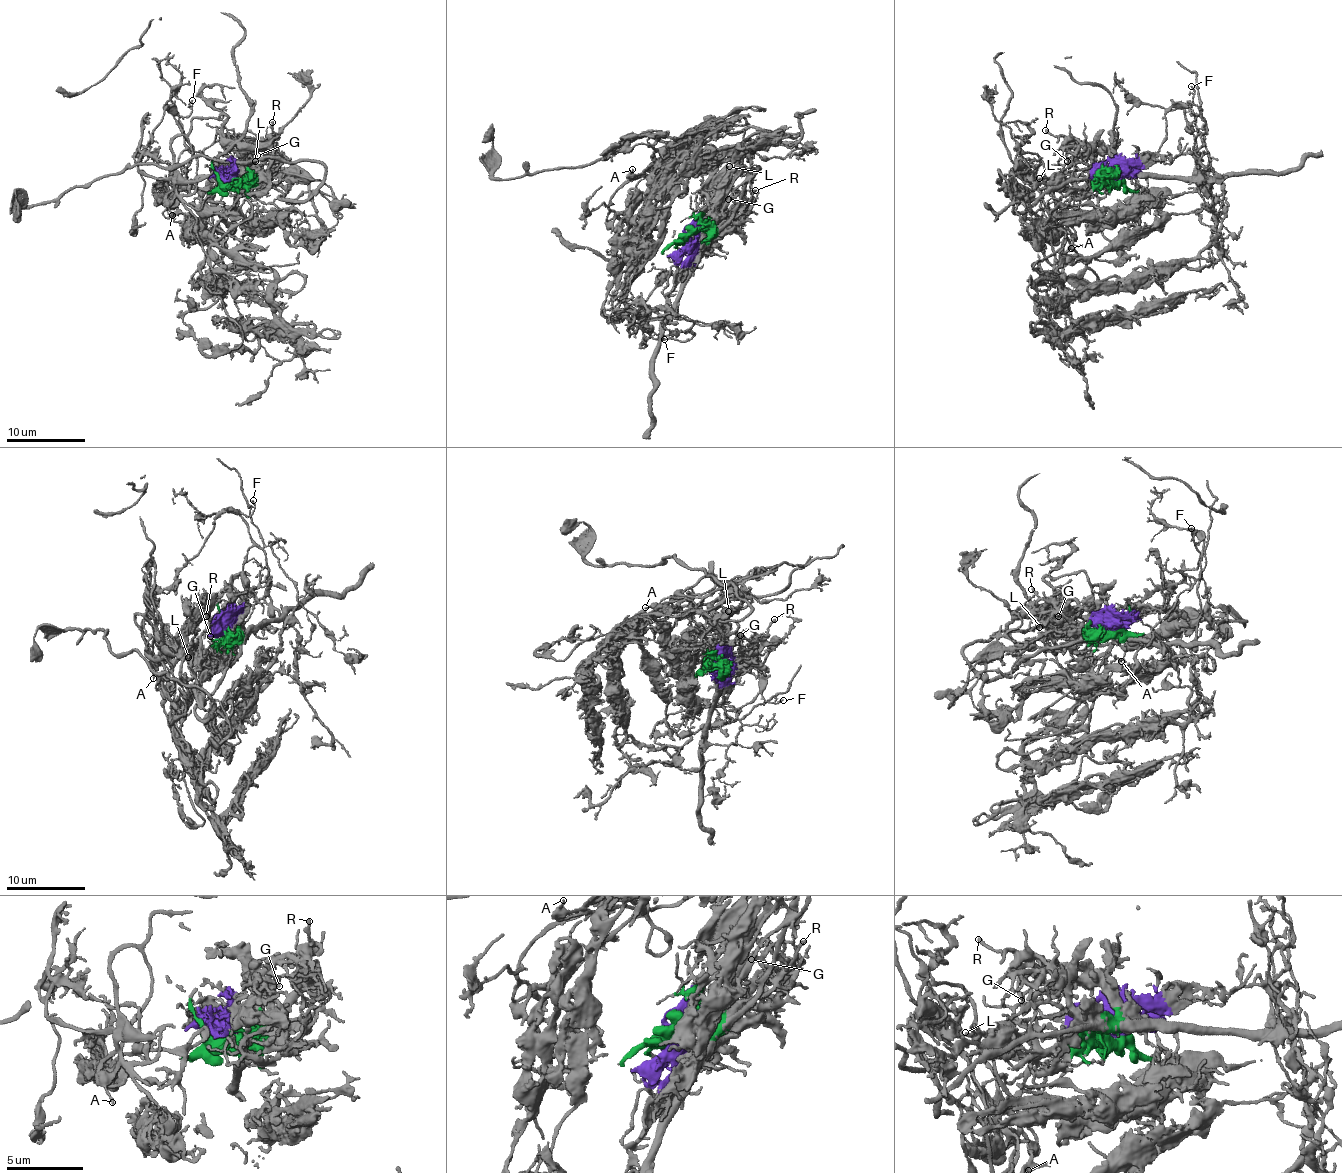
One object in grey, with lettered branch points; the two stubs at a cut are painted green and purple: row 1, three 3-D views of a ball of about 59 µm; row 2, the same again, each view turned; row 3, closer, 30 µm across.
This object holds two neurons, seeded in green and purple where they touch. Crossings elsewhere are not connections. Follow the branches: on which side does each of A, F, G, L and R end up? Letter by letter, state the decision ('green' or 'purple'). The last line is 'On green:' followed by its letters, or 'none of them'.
A: purple
F: purple
G: green
L: purple
R: green
On green: G, R

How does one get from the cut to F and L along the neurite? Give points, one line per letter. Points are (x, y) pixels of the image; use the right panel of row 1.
F: (1117, 180), (1144, 163), (1181, 154), (1189, 153), (1200, 169), (1208, 166), (1204, 136), (1191, 110), (1190, 85)
L: (1117, 180), (1113, 174), (1096, 175), (1089, 170), (1079, 170), (1066, 178), (1051, 175), (1039, 178)

